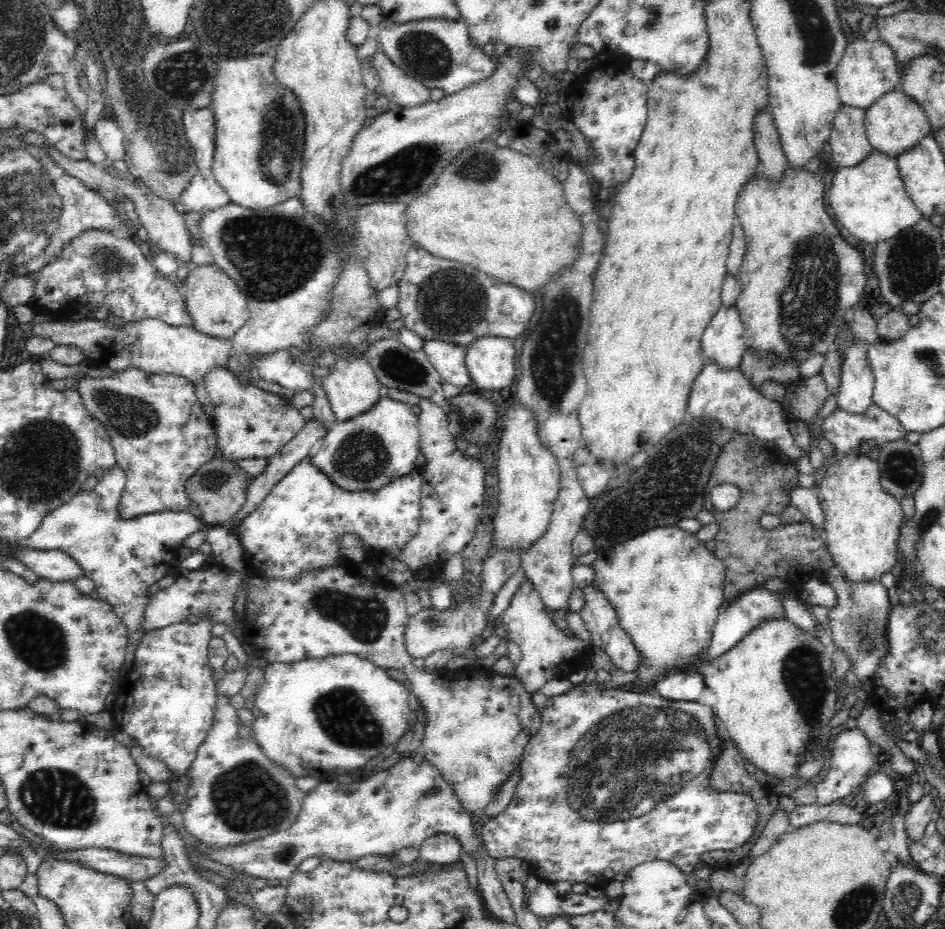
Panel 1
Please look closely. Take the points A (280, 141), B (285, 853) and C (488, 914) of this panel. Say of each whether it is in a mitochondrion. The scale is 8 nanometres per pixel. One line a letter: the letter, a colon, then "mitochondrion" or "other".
A: mitochondrion
B: mitochondrion
C: other

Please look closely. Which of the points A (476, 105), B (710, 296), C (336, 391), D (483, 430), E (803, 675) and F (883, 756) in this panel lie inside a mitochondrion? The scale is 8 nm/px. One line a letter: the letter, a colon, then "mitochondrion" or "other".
A: other
B: other
C: other
D: mitochondrion
E: mitochondrion
F: other

